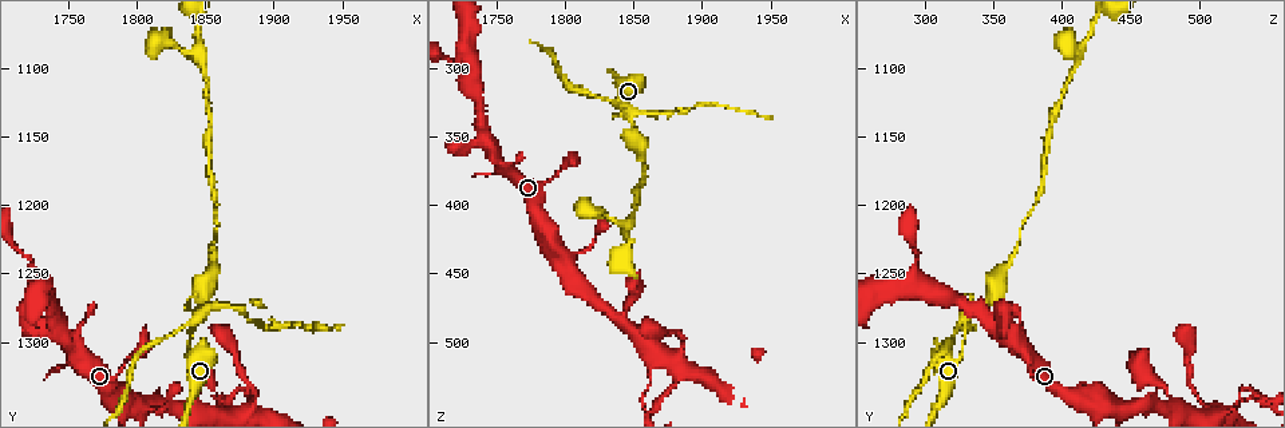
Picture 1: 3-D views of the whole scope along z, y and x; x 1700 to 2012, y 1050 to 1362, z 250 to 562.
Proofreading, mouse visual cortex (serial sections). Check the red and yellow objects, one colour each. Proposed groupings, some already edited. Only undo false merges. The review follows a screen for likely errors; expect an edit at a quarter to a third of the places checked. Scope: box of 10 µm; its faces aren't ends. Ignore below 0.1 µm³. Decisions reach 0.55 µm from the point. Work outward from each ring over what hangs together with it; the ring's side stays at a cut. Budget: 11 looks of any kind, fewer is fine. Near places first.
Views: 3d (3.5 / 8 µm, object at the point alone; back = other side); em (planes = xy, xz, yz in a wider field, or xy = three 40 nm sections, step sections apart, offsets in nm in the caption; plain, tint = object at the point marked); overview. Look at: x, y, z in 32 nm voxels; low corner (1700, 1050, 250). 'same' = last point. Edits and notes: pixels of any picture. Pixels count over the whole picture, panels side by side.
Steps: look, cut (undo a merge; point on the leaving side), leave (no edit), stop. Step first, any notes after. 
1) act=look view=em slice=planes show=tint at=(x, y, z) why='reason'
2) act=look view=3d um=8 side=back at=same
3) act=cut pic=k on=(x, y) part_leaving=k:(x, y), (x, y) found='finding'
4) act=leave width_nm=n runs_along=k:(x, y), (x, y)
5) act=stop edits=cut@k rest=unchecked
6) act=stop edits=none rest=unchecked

act=look view=3d um=3.5 at=(1844, 1288, 330) why='thin neck'

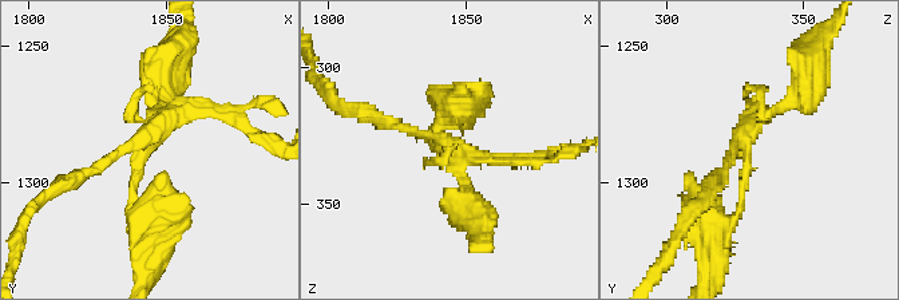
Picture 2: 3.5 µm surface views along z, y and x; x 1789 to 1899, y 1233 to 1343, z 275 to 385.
act=look view=em slice=planes show=tint at=(1842, 1288, 329) why='now the EM'

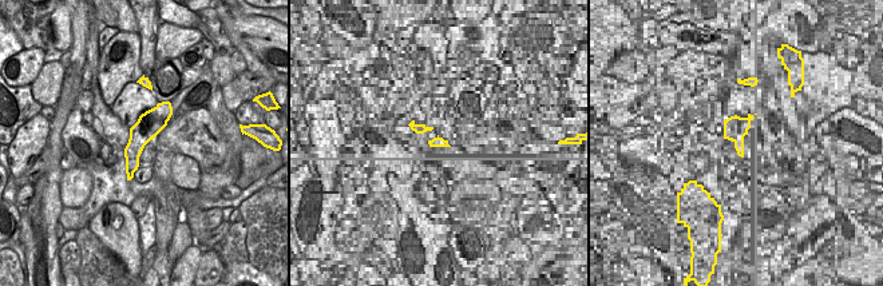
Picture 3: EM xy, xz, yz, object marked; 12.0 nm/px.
act=cut pic=2 on=(102, 164) found='a second cell is stuck on'

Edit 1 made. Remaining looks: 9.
act=look view=overview why='redraw'

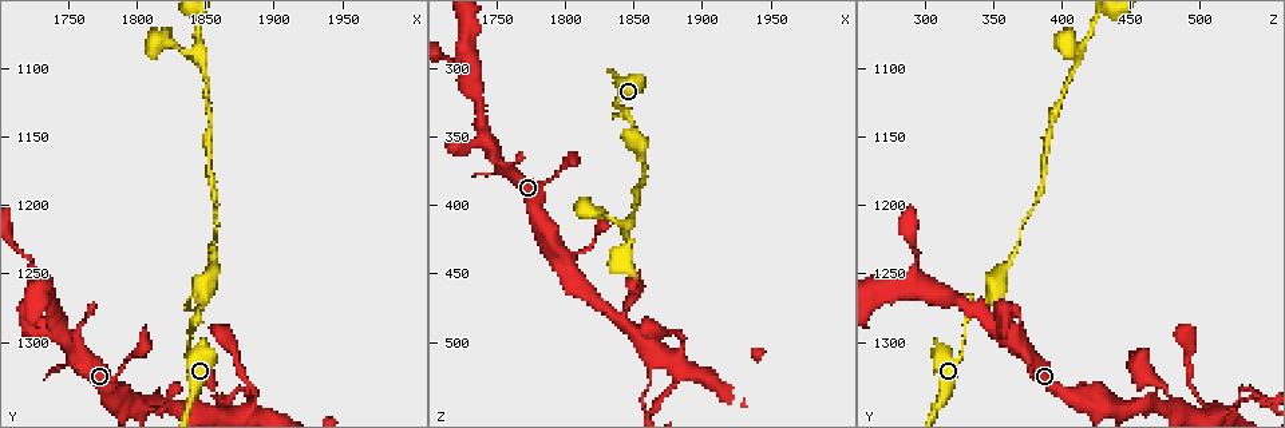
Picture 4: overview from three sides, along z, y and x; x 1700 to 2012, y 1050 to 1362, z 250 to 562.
act=look view=3d um=3.5 at=(1880, 1340, 528) why='narrows sharply'

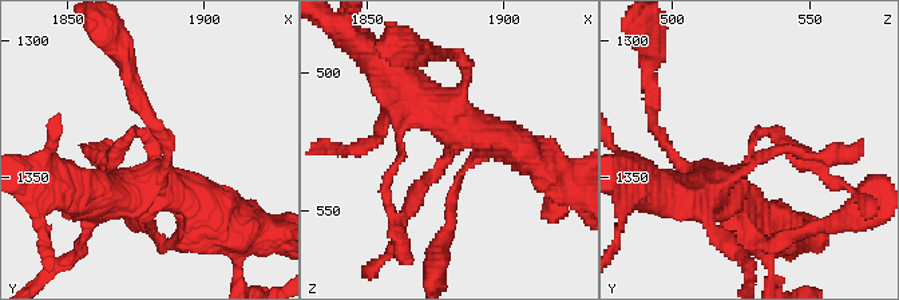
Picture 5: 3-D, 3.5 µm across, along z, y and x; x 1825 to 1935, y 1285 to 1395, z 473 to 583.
act=look view=em slice=planes show=tint at=(1881, 1340, 528) arm_widths_nm=200,500 why='now the EM'

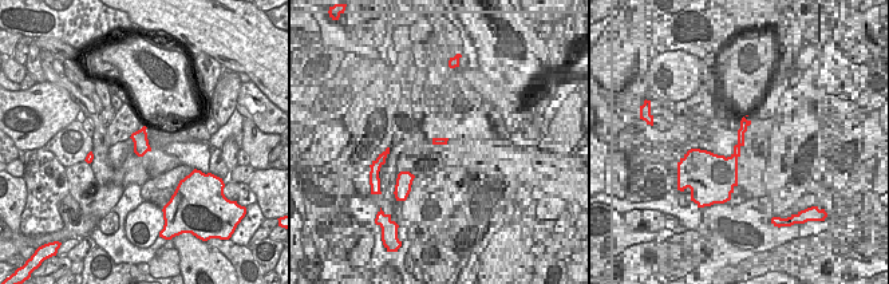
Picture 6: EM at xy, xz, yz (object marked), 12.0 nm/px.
act=leave runs_along=5:(704, 192), (728, 188), (767, 130), (807, 162) found='all the same cell'

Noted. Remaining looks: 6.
act=look view=3d um=3.5 at=(1850, 1330, 470) why='abrupt turn'

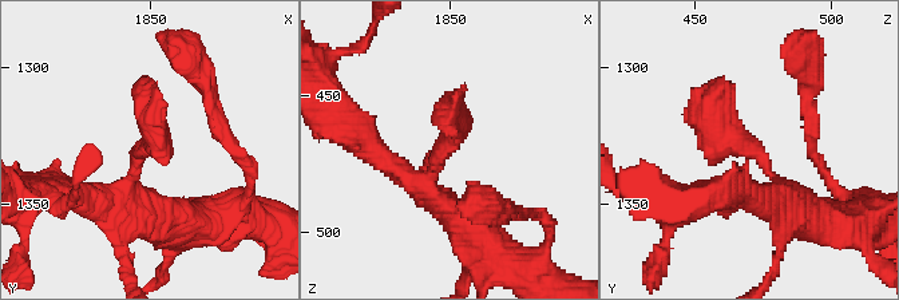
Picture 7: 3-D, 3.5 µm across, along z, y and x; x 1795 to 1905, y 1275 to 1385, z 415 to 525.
act=look view=em slice=xy step=2 show=tint at=(1848, 1329, 470) why='now the EM'

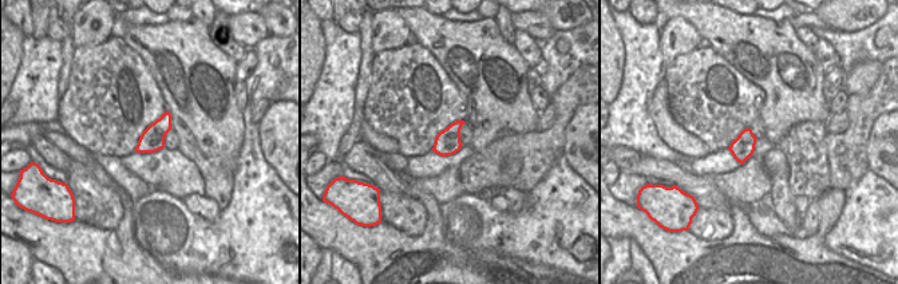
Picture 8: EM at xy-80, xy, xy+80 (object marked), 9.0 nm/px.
act=leave found='continuous, no second cell'

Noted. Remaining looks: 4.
act=look view=3d um=8 at=(1846, 1086, 414) why='two arms in line, one across'

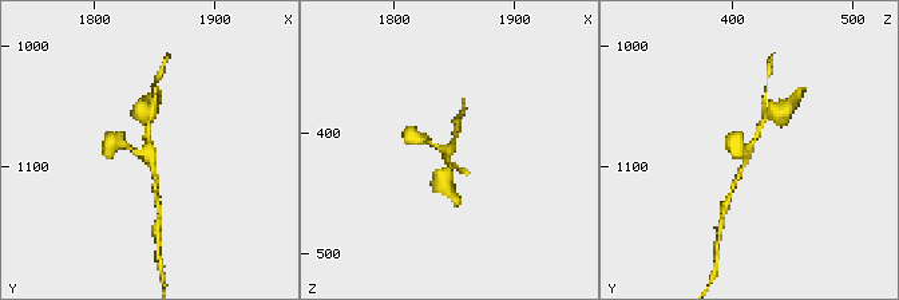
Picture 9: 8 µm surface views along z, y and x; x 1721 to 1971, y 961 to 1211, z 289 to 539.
act=look view=em slice=xy step=1 show=tint at=same why='now the EM'

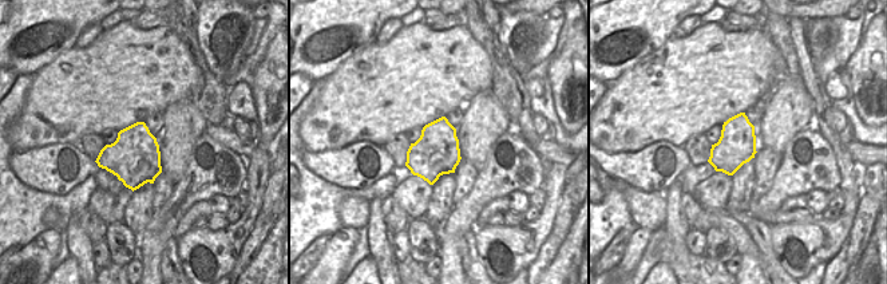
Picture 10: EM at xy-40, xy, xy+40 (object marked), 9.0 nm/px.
act=leave arm_widths_nm=150,200,200 runs_along=9:(733, 186), (765, 117) found='one cell here'

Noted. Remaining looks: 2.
act=stop edits=cut@2 rest=unchecked

